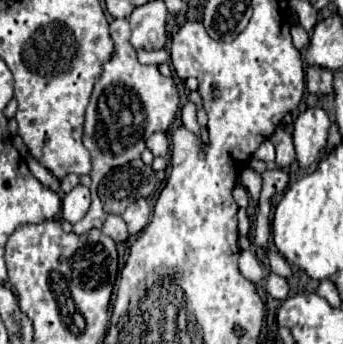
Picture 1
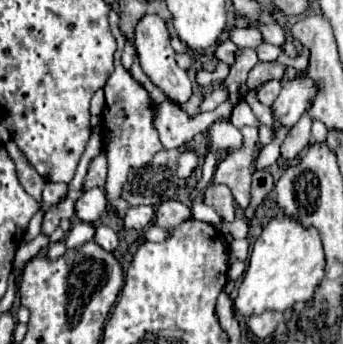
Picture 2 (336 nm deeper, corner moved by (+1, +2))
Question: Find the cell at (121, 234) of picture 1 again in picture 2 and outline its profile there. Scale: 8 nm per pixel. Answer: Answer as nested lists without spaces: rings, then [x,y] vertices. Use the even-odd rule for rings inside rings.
[[[104,224],[96,228],[94,240],[96,240],[104,250],[108,250],[108,252],[114,252],[114,250],[118,248],[118,232],[112,230],[112,228],[108,228],[108,226],[104,226]]]

